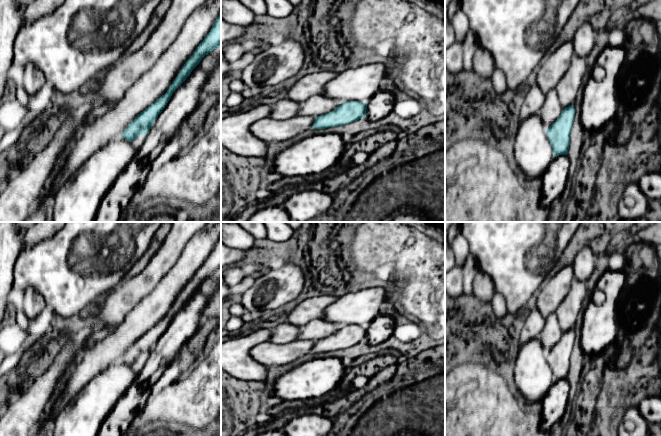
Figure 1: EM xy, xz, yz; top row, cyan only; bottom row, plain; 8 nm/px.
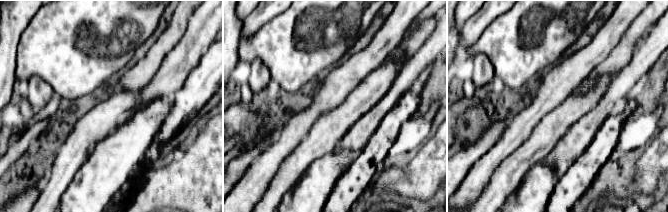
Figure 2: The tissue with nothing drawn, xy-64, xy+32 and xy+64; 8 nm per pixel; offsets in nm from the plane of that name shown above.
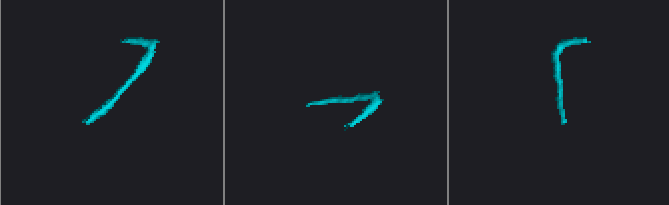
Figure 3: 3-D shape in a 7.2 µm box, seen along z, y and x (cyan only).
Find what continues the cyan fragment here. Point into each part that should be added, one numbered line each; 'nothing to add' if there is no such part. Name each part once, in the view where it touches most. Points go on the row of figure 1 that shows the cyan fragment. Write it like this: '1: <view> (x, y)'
nothing to add

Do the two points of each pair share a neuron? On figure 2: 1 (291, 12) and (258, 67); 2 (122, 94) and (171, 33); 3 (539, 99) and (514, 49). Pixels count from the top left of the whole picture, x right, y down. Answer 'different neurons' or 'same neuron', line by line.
1: different neurons
2: same neuron
3: different neurons

